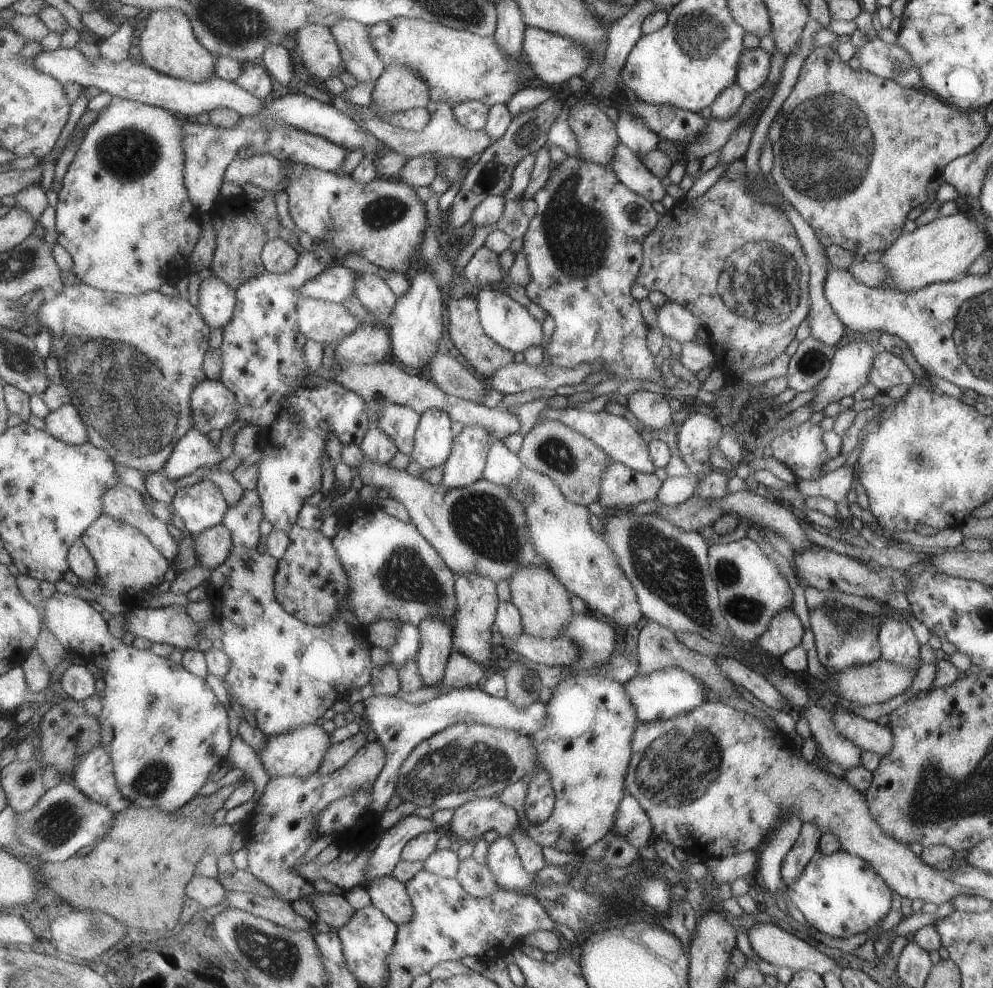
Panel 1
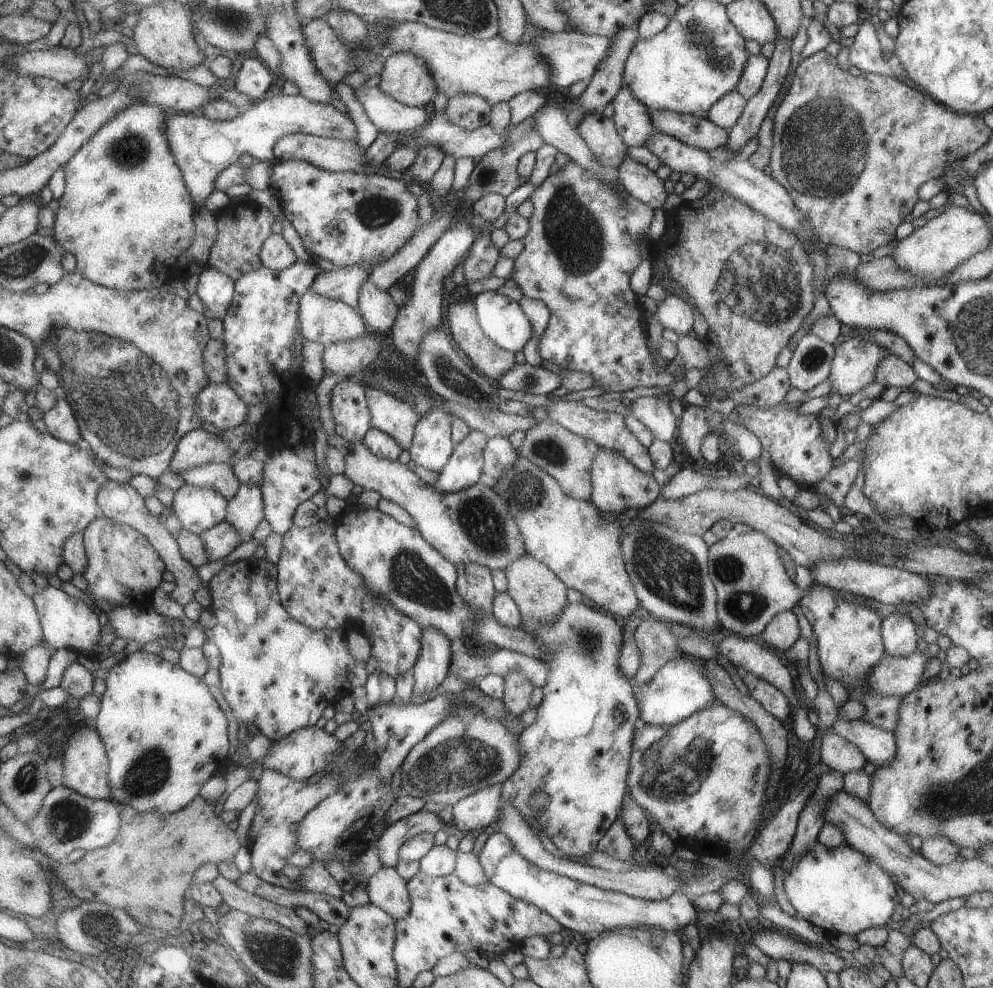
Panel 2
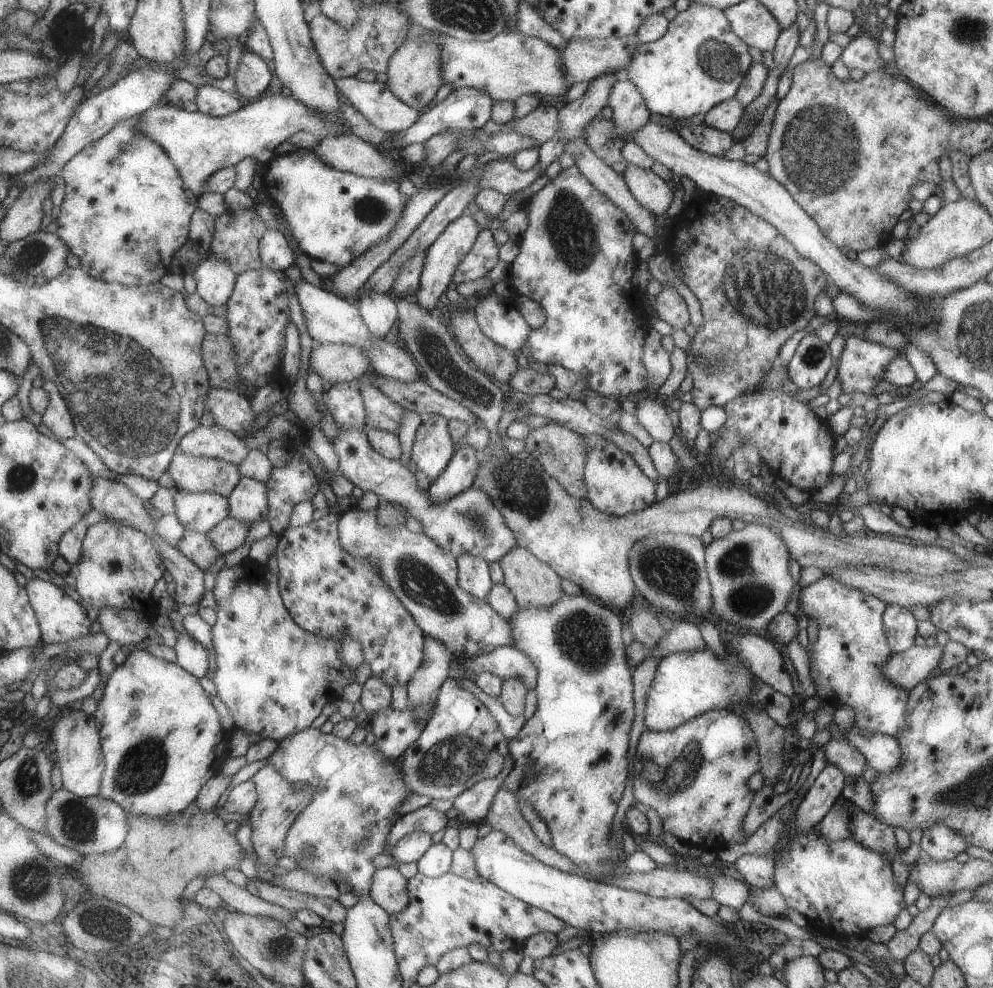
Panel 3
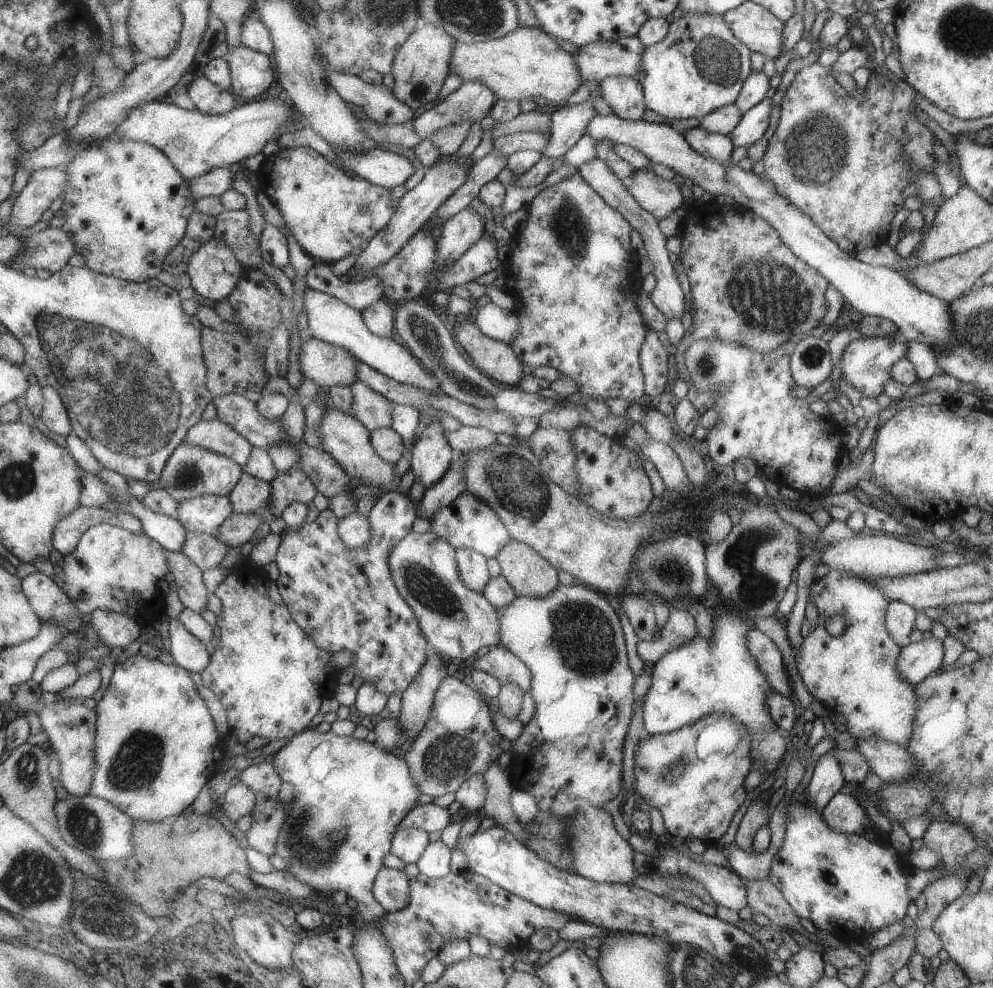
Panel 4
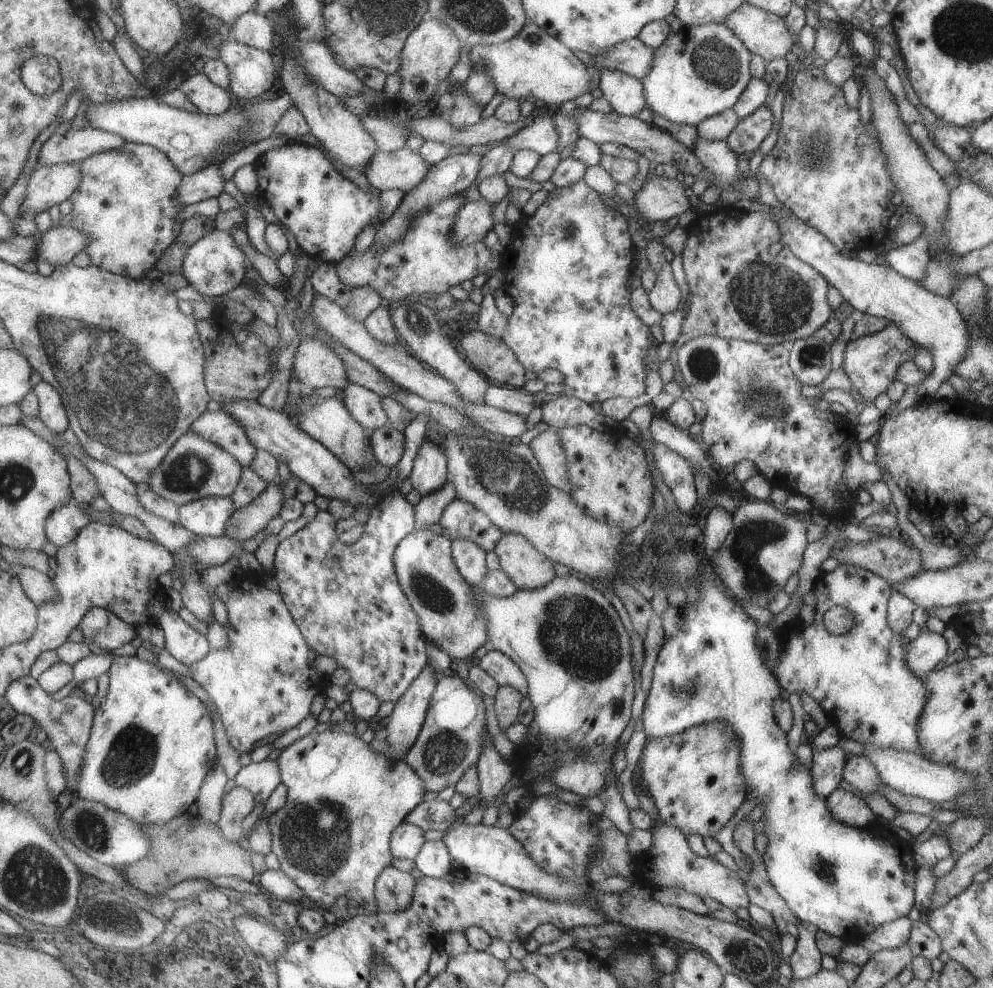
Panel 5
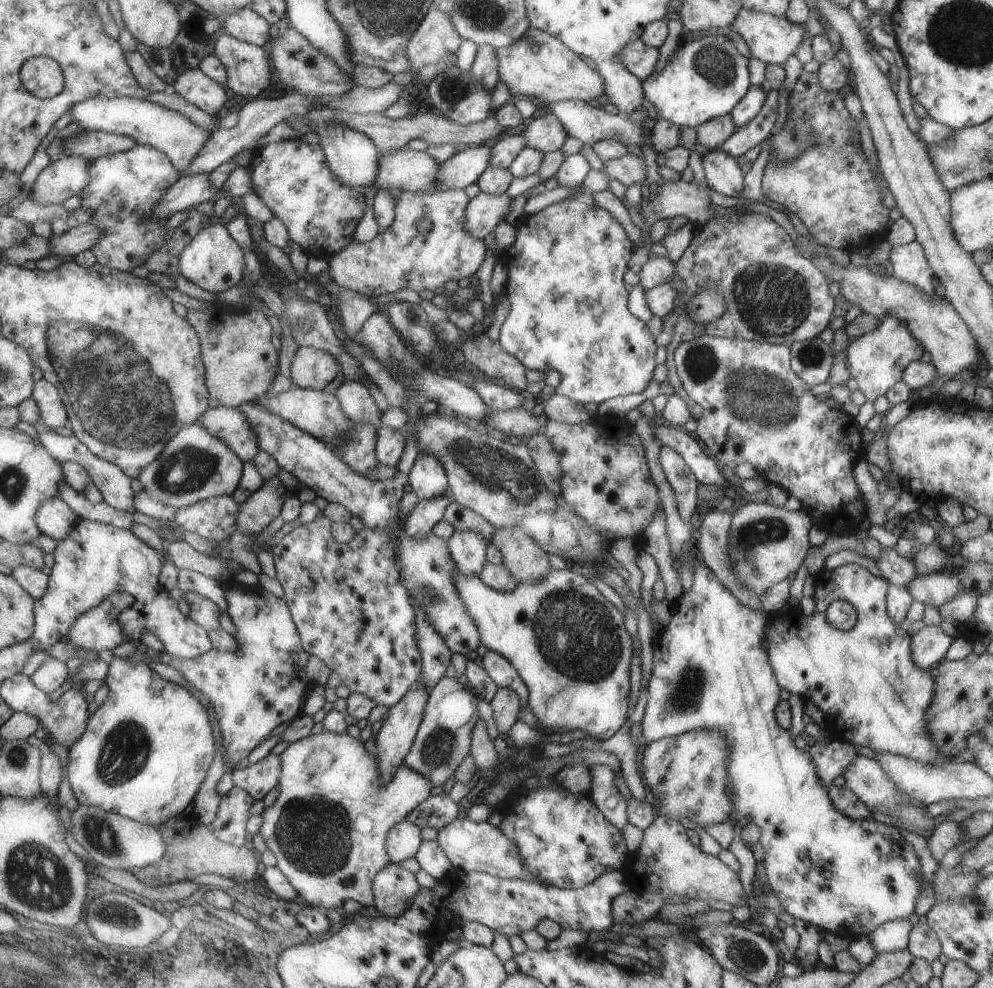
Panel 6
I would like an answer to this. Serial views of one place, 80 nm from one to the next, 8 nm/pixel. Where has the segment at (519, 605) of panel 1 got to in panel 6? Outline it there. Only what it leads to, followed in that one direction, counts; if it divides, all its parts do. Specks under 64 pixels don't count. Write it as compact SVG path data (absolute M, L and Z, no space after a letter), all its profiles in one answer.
M519 526L495 528L491 543L502 557L502 564L517 580L539 580L550 570L547 554Z

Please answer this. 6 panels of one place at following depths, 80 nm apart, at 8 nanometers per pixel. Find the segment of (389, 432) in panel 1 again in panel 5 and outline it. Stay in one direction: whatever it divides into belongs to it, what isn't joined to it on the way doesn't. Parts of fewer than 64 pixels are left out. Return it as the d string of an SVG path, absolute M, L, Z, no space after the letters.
M349 383L341 390L342 404L349 416L369 432L389 425L387 416L381 408L381 397L363 386Z

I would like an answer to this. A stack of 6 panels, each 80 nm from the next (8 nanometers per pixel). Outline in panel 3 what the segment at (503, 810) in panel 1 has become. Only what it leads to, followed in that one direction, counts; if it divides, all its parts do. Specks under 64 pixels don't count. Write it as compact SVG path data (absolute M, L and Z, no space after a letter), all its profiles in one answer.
M507 754L503 758L501 772L495 778L485 778L475 782L471 788L463 790L453 798L453 808L457 810L457 815L463 818L464 823L481 824L487 816L487 810L491 806L493 794L497 794L499 786L504 784L505 776L511 772L513 760Z

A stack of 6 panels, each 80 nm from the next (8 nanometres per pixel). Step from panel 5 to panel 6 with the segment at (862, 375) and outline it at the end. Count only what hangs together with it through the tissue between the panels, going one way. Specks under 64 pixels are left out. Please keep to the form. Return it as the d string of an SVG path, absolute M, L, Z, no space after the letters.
M885 314L879 319L879 324L863 334L863 336L846 341L845 364L859 387L858 390L865 397L865 401L873 403L879 396L885 395L887 390L896 382L902 380L903 370L913 361L919 361L924 349L907 330L907 324L899 318Z

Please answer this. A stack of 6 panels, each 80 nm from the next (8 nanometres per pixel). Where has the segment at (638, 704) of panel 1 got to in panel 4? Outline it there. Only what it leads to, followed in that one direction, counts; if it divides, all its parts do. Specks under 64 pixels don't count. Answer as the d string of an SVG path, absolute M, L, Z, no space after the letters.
M723 608L712 617L711 636L707 640L697 632L689 642L665 652L655 662L643 700L643 726L647 734L655 736L675 732L711 714L727 714L747 732L751 769L770 775L788 758L786 736L767 712L765 698L771 686L747 650L745 636L751 624Z

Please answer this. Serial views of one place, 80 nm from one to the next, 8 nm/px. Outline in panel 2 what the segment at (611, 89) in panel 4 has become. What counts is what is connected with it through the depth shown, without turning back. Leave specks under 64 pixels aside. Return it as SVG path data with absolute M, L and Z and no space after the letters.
M624 84L617 90L610 103L613 106L612 120L615 131L625 147L643 146L653 130L647 108Z

